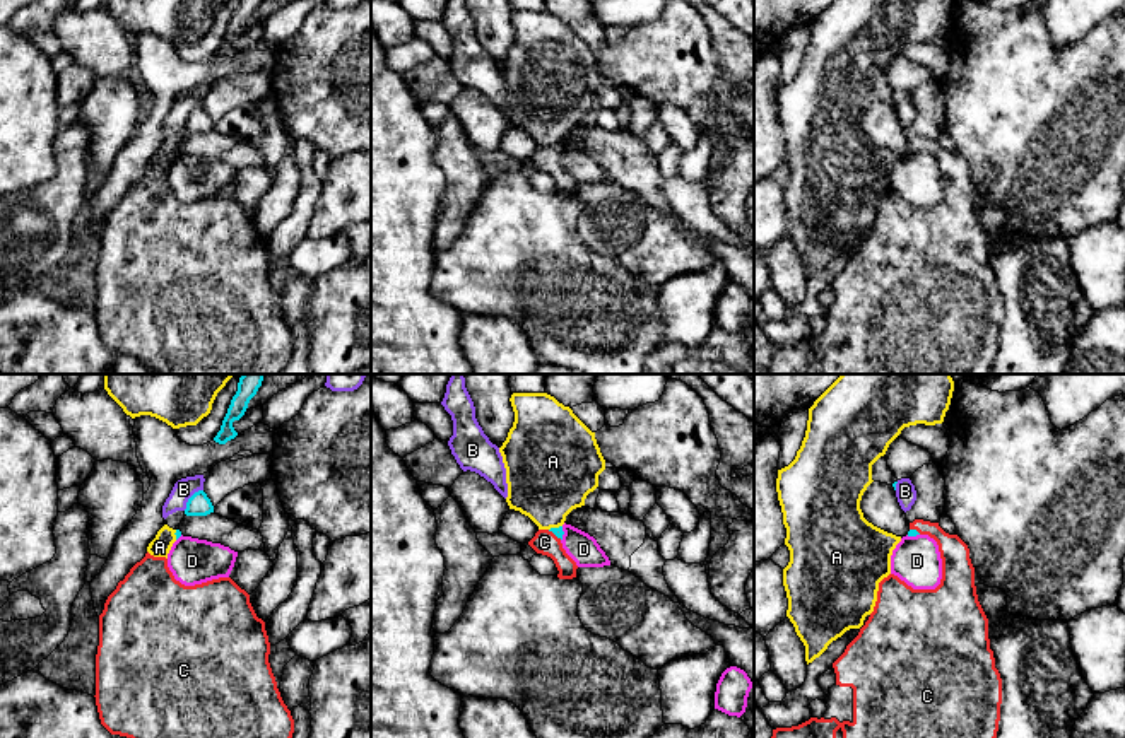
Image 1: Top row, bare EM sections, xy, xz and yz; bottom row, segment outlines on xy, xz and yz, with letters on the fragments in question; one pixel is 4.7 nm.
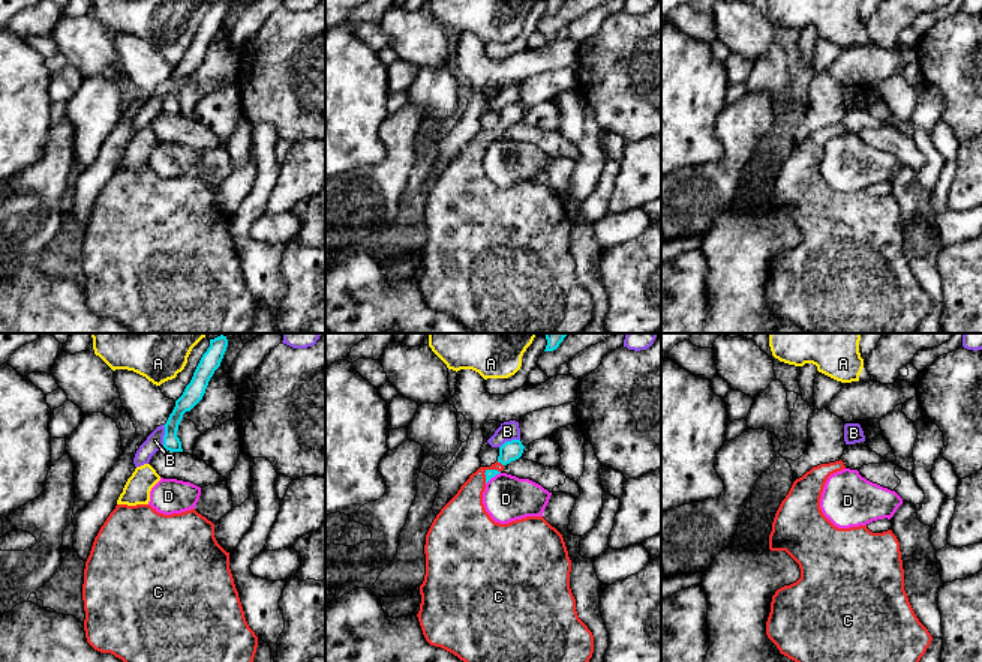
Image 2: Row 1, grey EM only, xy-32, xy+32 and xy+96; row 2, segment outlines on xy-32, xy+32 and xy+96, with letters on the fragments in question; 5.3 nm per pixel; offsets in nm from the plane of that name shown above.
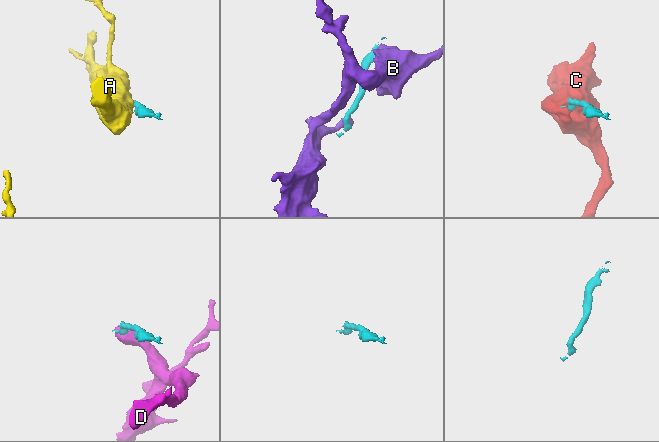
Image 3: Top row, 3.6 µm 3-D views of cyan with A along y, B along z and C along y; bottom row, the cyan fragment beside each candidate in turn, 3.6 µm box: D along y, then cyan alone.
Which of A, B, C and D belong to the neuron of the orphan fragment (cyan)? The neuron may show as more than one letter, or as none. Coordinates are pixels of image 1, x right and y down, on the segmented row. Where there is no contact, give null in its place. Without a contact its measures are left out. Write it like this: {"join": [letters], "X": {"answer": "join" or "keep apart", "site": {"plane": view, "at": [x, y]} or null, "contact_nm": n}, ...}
{"join": ["C"], "A": {"answer": "keep apart", "site": {"plane": "xz", "at": [554, 528]}, "contact_nm": 70}, "B": {"answer": "keep apart", "site": {"plane": "xy", "at": [190, 497]}, "contact_nm": 140}, "C": {"answer": "join", "site": {"plane": "xz", "at": [554, 533]}, "contact_nm": 80}, "D": {"answer": "keep apart", "site": {"plane": "xz", "at": [563, 533]}, "contact_nm": 70}}

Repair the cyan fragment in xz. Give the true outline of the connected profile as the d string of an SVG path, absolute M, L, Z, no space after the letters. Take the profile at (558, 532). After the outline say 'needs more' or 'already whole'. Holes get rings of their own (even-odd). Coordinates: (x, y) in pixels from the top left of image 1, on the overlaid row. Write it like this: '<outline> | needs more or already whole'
M562 526L551 530L539 530L535 536L528 542L528 545L542 555L547 555L554 560L559 574L559 579L573 579L576 577L576 562L566 554L562 548Z | needs more

